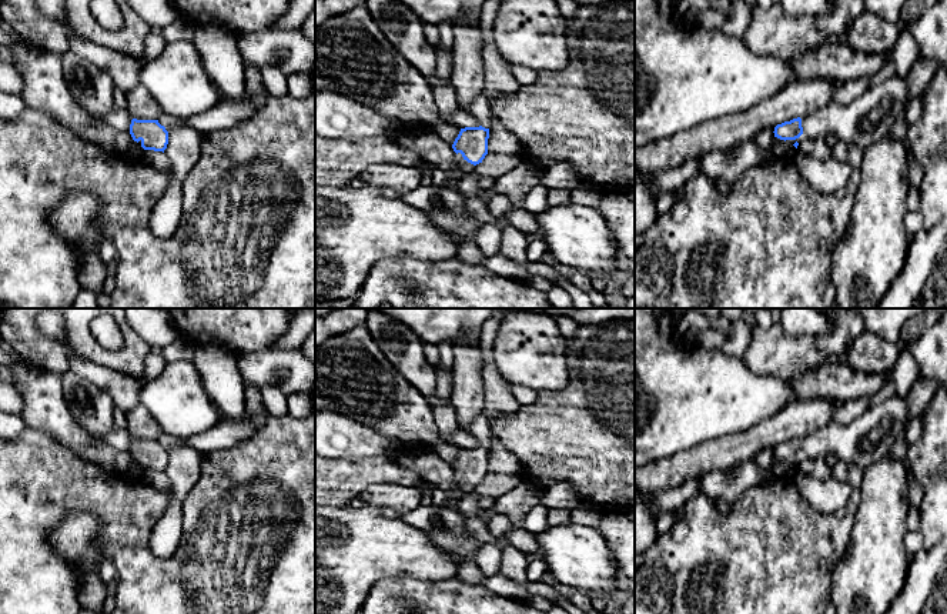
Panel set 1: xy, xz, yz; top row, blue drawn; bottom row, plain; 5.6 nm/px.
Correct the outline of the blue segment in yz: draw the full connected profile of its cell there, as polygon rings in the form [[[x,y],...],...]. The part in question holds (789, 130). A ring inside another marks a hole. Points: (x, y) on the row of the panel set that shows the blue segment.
[[[897,73],[883,83],[869,86],[851,103],[831,103],[816,113],[784,121],[774,127],[774,137],[793,144],[834,134],[839,141],[864,149],[890,134],[910,101],[908,83]]]

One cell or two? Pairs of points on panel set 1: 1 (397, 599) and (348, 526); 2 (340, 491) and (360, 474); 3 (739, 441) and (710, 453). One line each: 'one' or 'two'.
1: two
2: one
3: one

